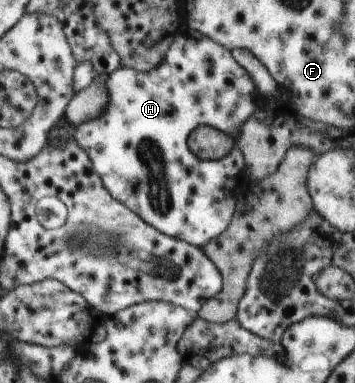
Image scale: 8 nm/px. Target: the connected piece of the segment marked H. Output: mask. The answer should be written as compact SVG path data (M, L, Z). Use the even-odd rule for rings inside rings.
M187 28L177 37L178 41L173 41L167 52L166 61L158 65L154 73L140 73L121 66L109 74L105 83L109 97L106 113L94 121L75 126L73 138L86 153L90 153L90 157L94 157L93 168L102 173L101 179L106 181L106 189L110 189L109 192L114 193L118 201L129 206L154 229L170 237L183 238L190 245L204 249L206 244L225 233L236 209L236 199L242 195L244 187L255 180L250 177L244 153L240 153L238 147L232 149L224 161L204 161L188 149L186 139L198 125L210 125L218 131L240 135L244 121L256 112L254 109L264 97L258 93L258 85L254 85L250 73L238 65L225 46L199 31Z

